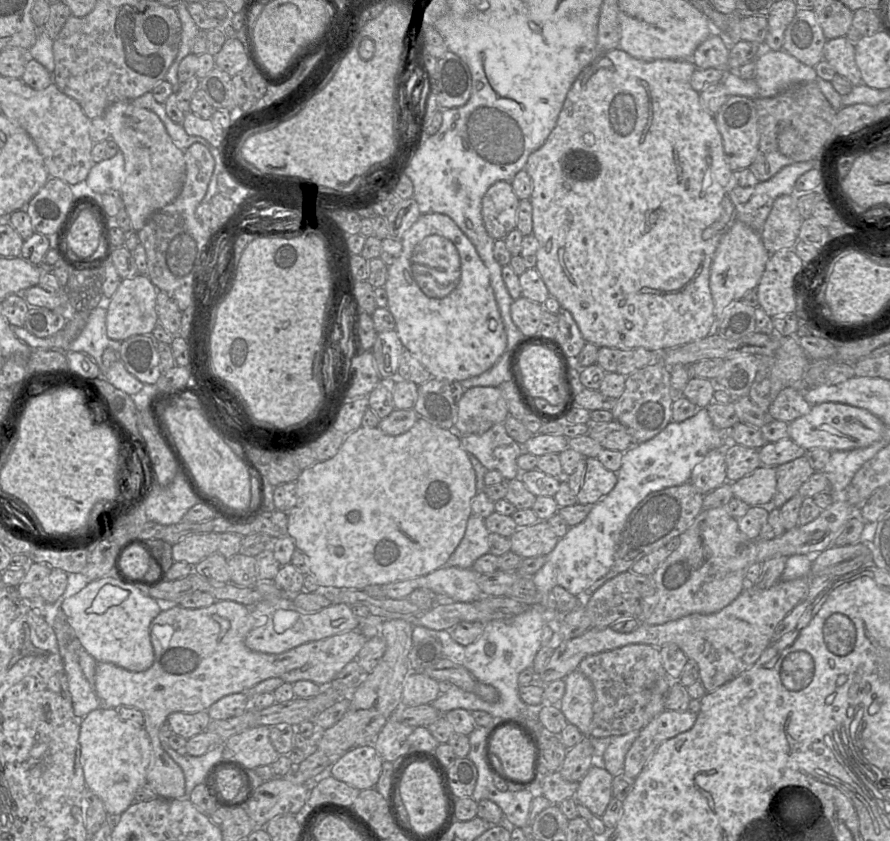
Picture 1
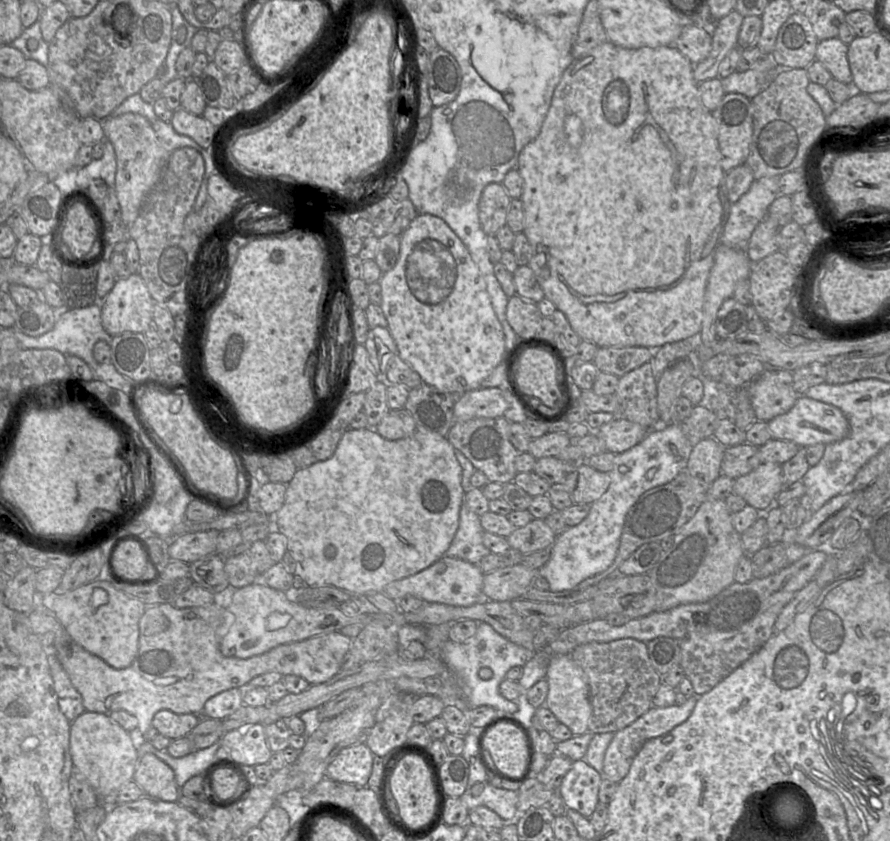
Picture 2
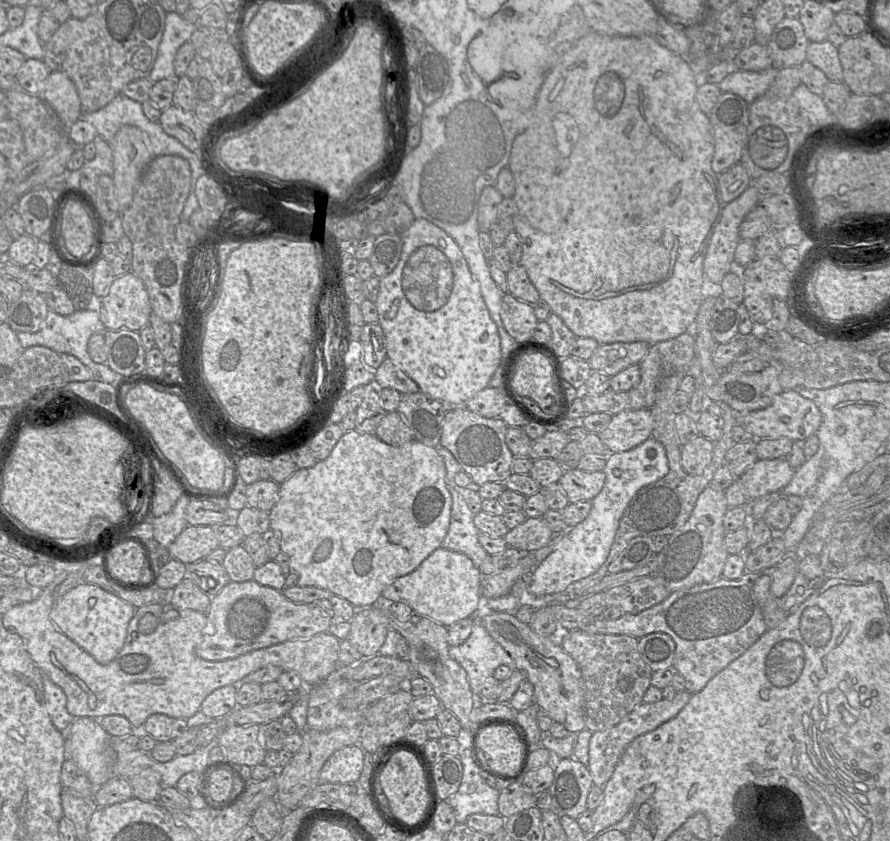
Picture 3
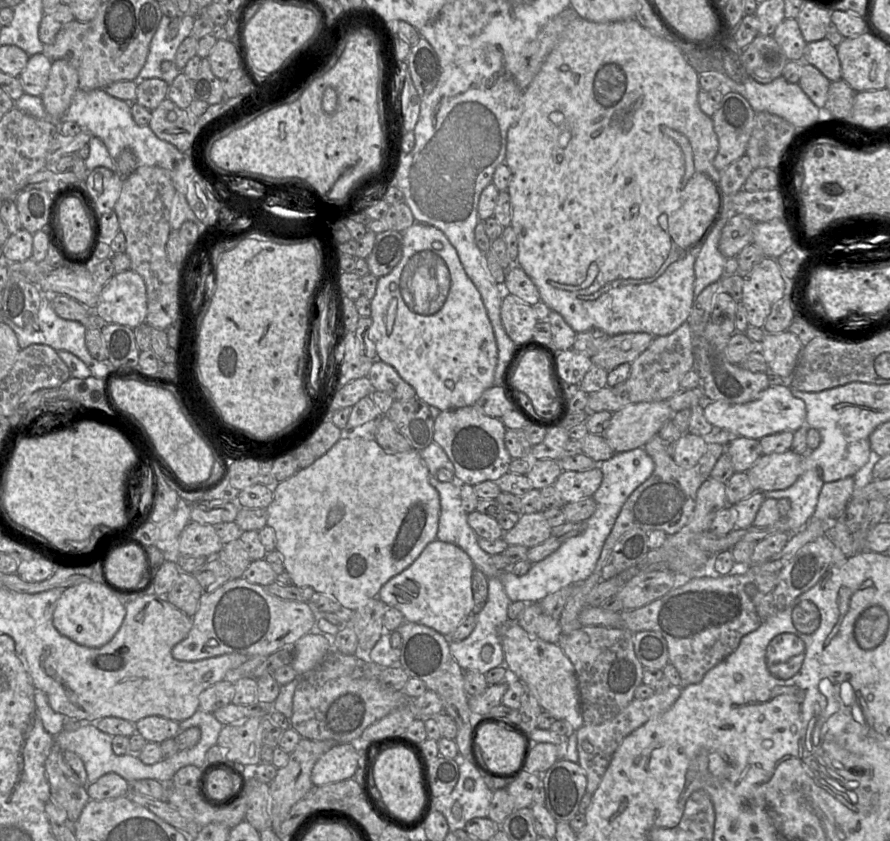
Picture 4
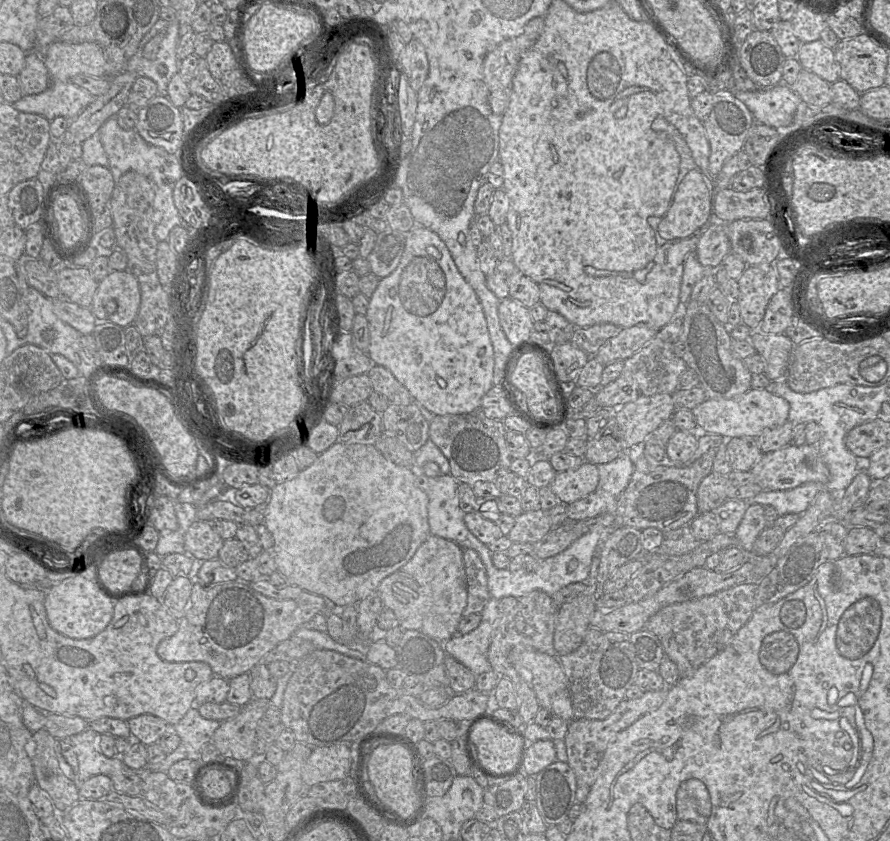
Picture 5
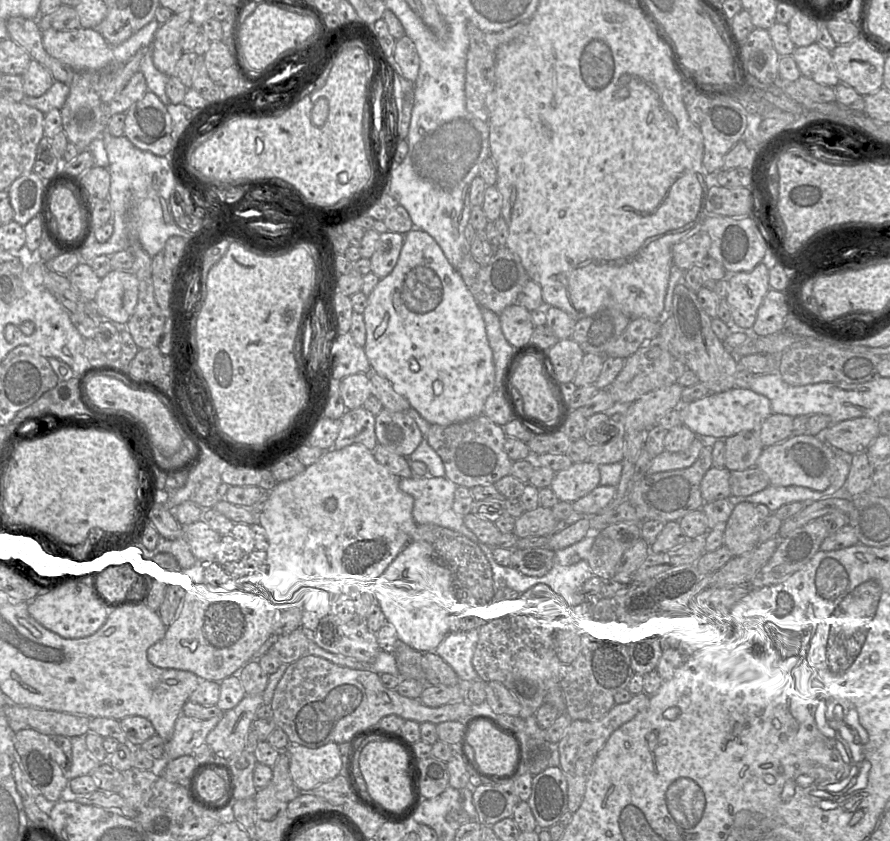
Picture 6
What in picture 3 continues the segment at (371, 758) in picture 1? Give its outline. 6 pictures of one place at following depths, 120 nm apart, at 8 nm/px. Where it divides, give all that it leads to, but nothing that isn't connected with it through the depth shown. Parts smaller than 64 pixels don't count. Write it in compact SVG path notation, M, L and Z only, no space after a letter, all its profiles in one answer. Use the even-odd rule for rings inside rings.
M351 745L335 751L319 774L319 783L357 784L364 767L365 751Z

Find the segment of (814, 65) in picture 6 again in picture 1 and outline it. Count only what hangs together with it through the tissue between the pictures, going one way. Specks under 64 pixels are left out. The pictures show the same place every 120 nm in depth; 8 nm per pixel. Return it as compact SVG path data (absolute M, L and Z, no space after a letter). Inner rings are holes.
M845 36L827 40L824 59L837 74L846 78L852 86L857 86L862 84L862 79L855 62L854 45Z

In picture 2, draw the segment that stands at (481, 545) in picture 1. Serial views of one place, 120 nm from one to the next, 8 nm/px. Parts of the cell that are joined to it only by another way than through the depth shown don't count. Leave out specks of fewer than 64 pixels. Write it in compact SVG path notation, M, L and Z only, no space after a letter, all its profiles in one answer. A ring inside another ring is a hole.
M463 504L459 513L459 525L455 536L445 552L445 556L465 560L471 564L478 562L491 551L483 544L484 529L480 516Z

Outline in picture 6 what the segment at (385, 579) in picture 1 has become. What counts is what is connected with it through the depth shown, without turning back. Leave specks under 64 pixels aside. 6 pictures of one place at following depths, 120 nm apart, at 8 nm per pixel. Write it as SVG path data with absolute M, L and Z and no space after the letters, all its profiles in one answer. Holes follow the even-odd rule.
M351 444L342 449L325 451L318 461L311 464L290 480L277 483L269 492L269 499L258 517L258 529L263 529L268 537L269 546L266 550L269 572L280 583L294 585L302 590L323 598L327 602L340 602L345 599L354 599L362 587L369 581L375 580L397 557L397 555L411 542L412 533L417 523L413 520L412 509L414 499L403 492L399 487L401 477L392 474L383 465L378 463L373 452L362 444Z

